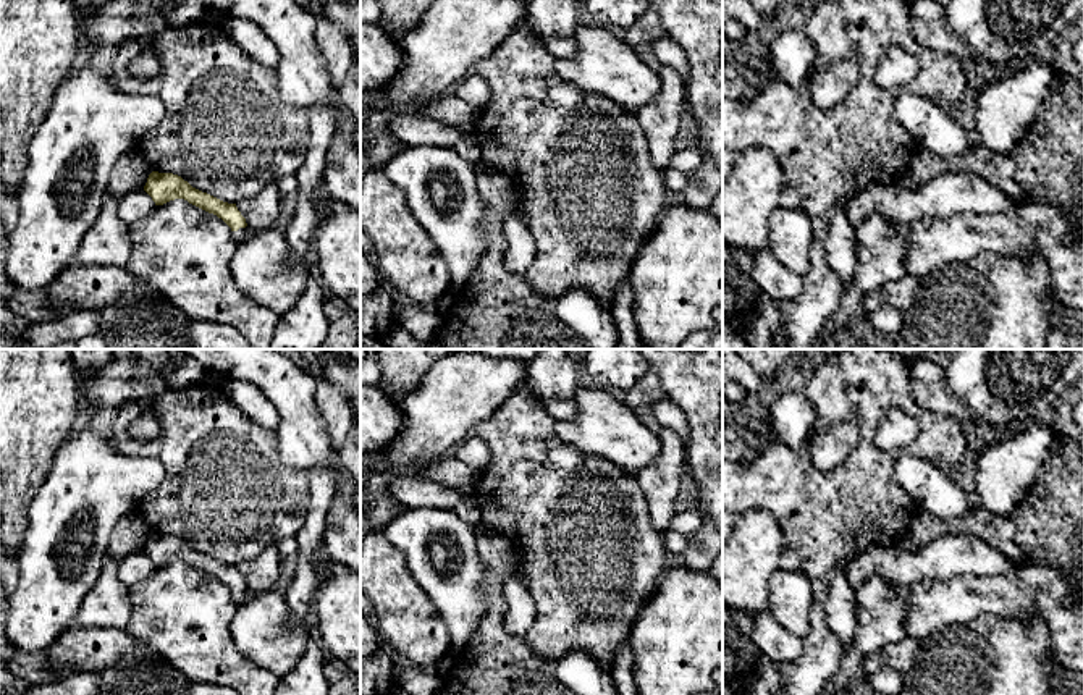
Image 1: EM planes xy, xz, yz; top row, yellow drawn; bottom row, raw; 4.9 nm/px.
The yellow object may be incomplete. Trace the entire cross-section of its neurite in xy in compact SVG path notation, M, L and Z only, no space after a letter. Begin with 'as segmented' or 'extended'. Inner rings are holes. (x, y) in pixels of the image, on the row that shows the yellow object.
extended | M152 171L144 191L152 197L155 205L184 199L189 204L217 215L231 228L236 244L241 244L251 234L246 218L241 215L236 204L228 204L202 192L178 175Z

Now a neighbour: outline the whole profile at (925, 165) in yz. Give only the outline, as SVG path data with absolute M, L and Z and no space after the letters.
M1052 71L1049 92L1012 154L1001 157L991 155L988 150L976 150L950 160L949 163L942 155L917 149L908 166L899 175L895 186L920 189L939 175L970 170L999 187L1015 204L1054 205L1083 231L1083 94L1077 79Z

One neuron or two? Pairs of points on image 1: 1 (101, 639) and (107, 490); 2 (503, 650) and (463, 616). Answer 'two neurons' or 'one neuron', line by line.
1: two neurons
2: two neurons

